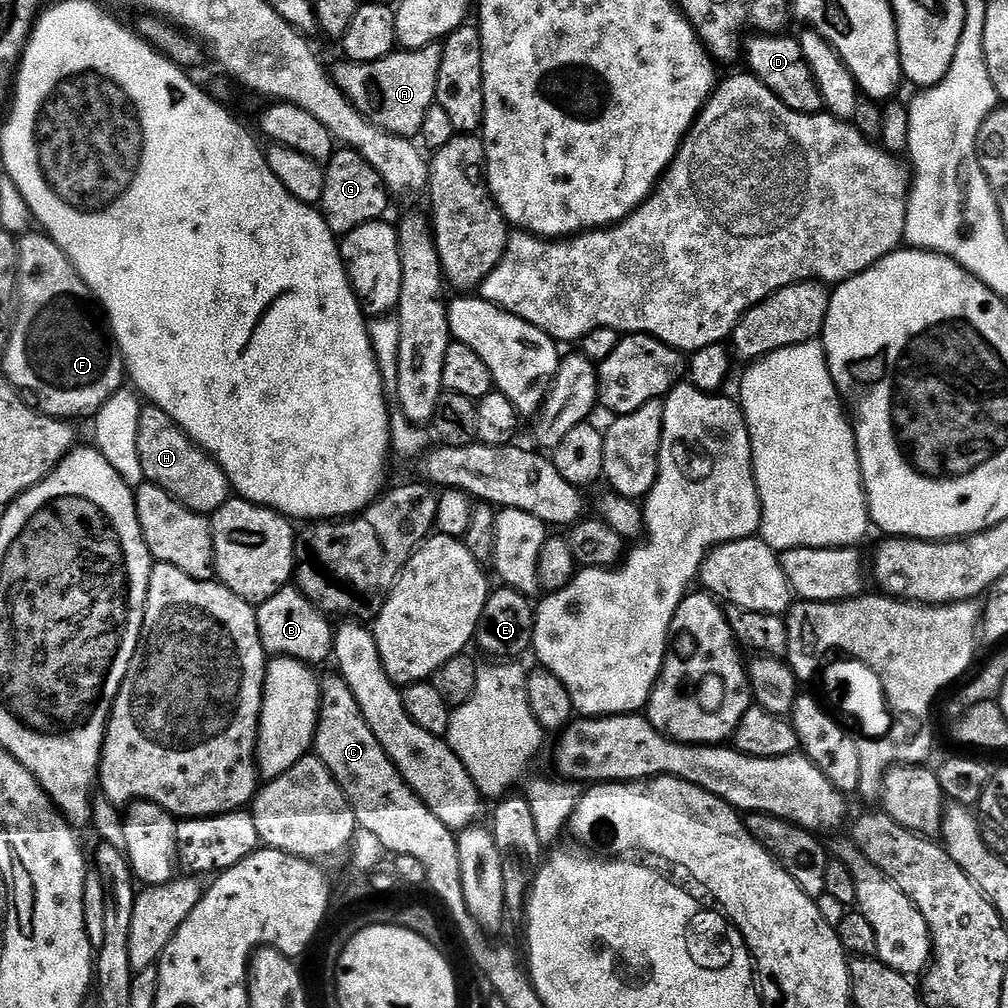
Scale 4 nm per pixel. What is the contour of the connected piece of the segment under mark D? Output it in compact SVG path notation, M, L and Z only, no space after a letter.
M759 33L751 36L753 37L744 44L744 60L748 62L749 73L795 112L804 115L821 113L824 100L813 78L813 72L805 62L799 41L795 37L788 38L786 34Z

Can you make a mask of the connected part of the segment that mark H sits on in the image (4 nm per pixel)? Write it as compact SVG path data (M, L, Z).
M144 406L138 418L138 458L147 483L166 490L182 506L211 517L233 495L232 483L214 457L202 451L161 408Z

